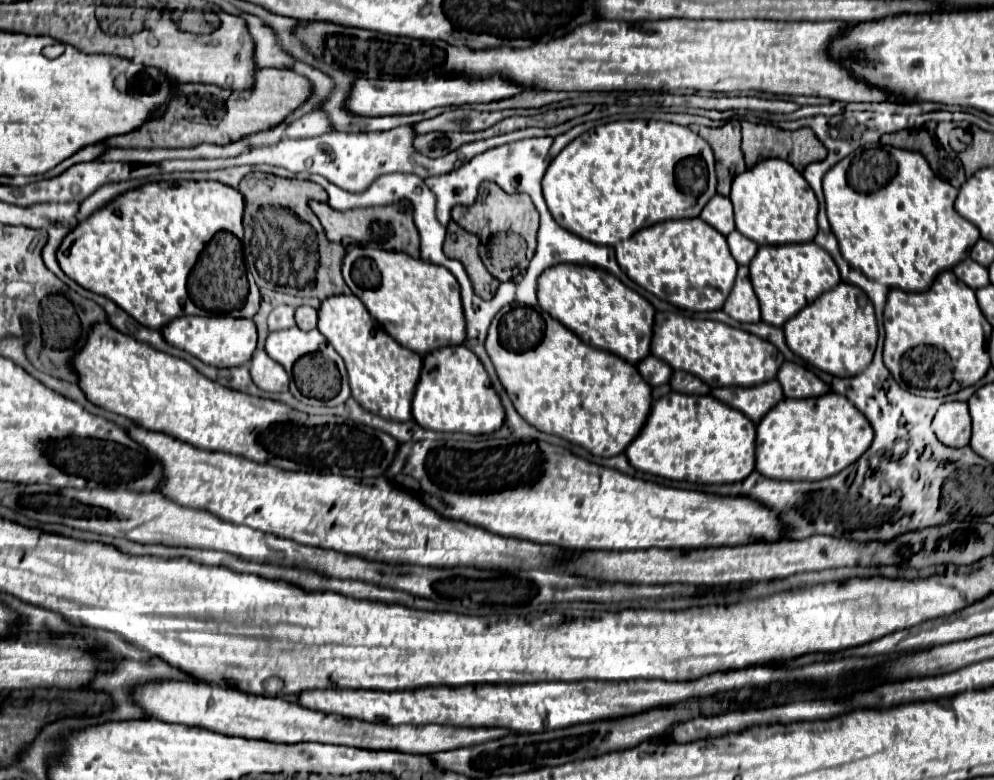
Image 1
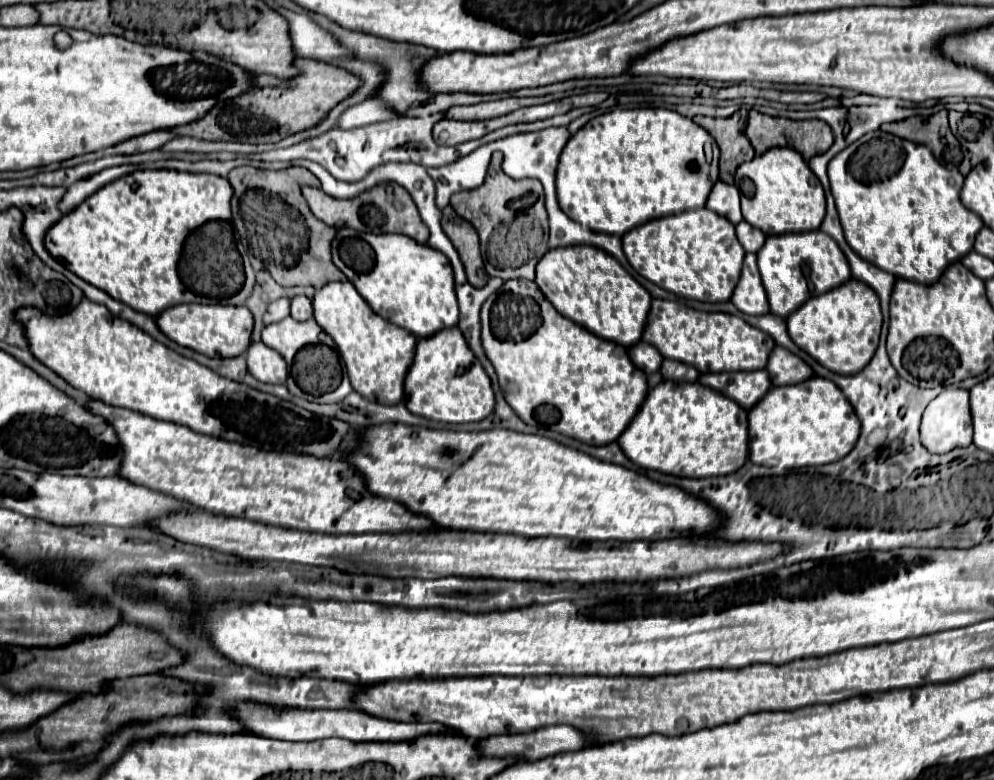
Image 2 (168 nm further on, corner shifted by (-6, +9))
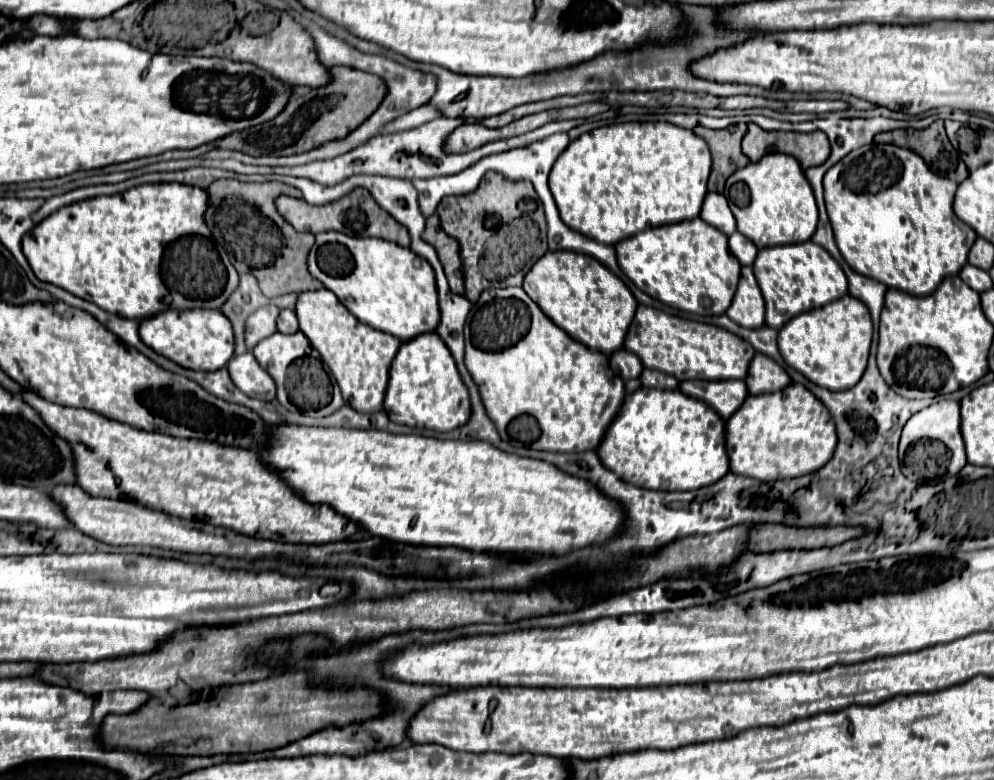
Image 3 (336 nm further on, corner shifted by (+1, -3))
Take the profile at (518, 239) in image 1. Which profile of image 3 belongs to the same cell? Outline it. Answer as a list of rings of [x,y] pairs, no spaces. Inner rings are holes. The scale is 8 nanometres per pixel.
[[[489,171],[475,191],[461,197],[443,197],[437,215],[445,233],[459,241],[465,297],[471,303],[489,287],[521,285],[529,267],[547,253],[543,205],[529,181],[509,181],[503,175]]]

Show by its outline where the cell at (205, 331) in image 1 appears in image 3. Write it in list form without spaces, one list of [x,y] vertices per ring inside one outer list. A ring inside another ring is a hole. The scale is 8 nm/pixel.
[[[181,309],[181,311],[163,311],[149,319],[143,319],[139,325],[141,341],[151,347],[155,353],[171,359],[173,363],[193,369],[193,371],[215,371],[227,365],[233,355],[235,339],[229,319],[221,311],[211,309]]]

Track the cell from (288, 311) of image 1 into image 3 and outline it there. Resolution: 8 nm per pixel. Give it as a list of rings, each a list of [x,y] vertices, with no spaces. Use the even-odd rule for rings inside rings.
[[[263,305],[247,317],[247,321],[245,321],[247,351],[253,351],[253,347],[261,339],[265,339],[277,331],[277,327],[275,327],[277,317],[279,317],[279,307],[275,307],[275,305]]]

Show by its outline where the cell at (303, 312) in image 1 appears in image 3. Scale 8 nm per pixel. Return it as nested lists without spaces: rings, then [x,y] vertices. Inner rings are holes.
[[[283,309],[279,319],[277,319],[277,331],[279,333],[297,333],[299,331],[299,323],[297,323],[297,315],[291,309]]]

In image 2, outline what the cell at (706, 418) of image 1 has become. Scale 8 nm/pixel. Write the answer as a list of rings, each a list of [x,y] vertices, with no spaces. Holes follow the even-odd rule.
[[[662,381],[648,391],[648,397],[642,403],[640,411],[628,429],[620,435],[618,445],[630,461],[636,461],[636,465],[646,469],[694,479],[730,475],[730,471],[738,471],[738,467],[748,461],[748,411],[744,407],[738,407],[738,403],[732,399],[726,399],[726,395],[700,383]]]

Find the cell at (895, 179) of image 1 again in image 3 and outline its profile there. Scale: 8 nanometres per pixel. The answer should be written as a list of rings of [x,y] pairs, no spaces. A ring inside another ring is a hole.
[[[889,143],[863,145],[825,173],[823,187],[837,247],[849,267],[857,273],[909,295],[931,295],[947,275],[959,273],[967,263],[977,233],[953,213],[957,183],[929,171],[925,161],[913,151]]]

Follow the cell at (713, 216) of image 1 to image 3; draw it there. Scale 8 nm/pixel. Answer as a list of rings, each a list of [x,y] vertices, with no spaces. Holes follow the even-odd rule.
[[[707,193],[703,207],[701,207],[701,219],[725,235],[731,235],[735,231],[735,217],[729,209],[729,203],[723,195],[719,193]]]

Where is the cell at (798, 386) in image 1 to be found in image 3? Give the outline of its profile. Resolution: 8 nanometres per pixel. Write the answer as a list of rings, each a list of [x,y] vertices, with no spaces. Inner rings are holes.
[[[755,353],[755,357],[751,359],[747,377],[745,377],[745,385],[751,395],[781,391],[789,383],[791,379],[783,367],[779,367],[771,357],[763,353]]]

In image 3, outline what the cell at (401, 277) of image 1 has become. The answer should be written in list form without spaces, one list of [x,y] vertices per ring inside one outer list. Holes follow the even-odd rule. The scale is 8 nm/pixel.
[[[335,231],[317,233],[313,247],[313,253],[321,255],[323,265],[321,269],[311,269],[309,255],[307,265],[311,275],[333,291],[337,299],[365,325],[385,331],[399,341],[437,329],[439,305],[435,273],[431,265],[409,247],[375,237],[349,237]]]

